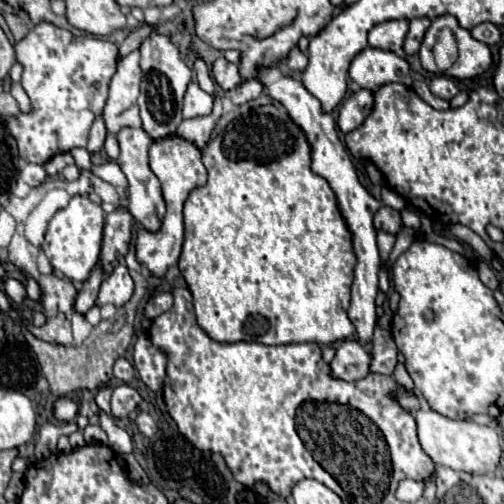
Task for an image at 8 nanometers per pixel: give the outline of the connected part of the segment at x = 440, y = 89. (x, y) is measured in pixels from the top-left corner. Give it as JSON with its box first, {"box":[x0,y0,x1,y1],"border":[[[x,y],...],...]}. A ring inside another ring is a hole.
{"box":[430,74,458,100],"border":[[[444,74],[432,78],[432,82],[430,82],[430,90],[432,90],[434,96],[444,98],[444,100],[450,100],[450,98],[454,98],[454,96],[458,94],[458,86],[454,84],[454,80],[448,78],[448,76],[444,76]]]}

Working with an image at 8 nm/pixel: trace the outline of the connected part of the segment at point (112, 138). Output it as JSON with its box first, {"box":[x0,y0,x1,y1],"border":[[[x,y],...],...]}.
{"box":[102,50,142,160],"border":[[[134,50],[128,56],[120,58],[118,70],[112,76],[110,94],[102,112],[102,118],[106,124],[104,152],[112,160],[116,160],[120,154],[116,134],[124,126],[142,126],[138,106],[136,106],[138,92],[140,92],[140,52]]]}

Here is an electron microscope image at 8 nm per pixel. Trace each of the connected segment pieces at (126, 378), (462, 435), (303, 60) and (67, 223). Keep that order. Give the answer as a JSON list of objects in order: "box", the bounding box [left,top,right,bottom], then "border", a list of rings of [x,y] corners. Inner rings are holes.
[{"box":[114,356,134,382],"border":[[[120,356],[116,362],[114,362],[114,376],[122,382],[130,382],[134,378],[134,366],[124,358]]]},{"box":[414,408,502,474],"border":[[[422,408],[414,414],[418,424],[418,440],[422,450],[440,466],[448,466],[452,470],[462,470],[468,474],[492,474],[502,458],[502,436],[496,428],[480,426],[476,422],[466,420],[450,420],[436,414],[432,408]]]},{"box":[284,48,308,72],"border":[[[294,48],[290,54],[288,54],[288,60],[284,62],[288,68],[292,68],[294,72],[296,70],[304,70],[308,66],[308,57],[302,54],[298,48]]]},{"box":[42,196,104,282],"border":[[[74,196],[70,204],[58,210],[50,220],[46,230],[46,240],[42,242],[42,252],[48,256],[56,272],[60,272],[72,282],[86,282],[88,274],[98,262],[102,246],[102,226],[104,226],[104,212],[100,204],[94,204],[84,196]]]}]

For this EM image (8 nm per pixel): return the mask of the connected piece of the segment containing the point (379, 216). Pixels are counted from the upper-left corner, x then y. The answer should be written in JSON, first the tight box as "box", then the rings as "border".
{"box":[376,206,402,235],"border":[[[382,206],[376,214],[376,224],[378,224],[378,230],[384,230],[388,234],[397,235],[402,226],[402,220],[400,220],[400,212],[390,208],[390,206]]]}

